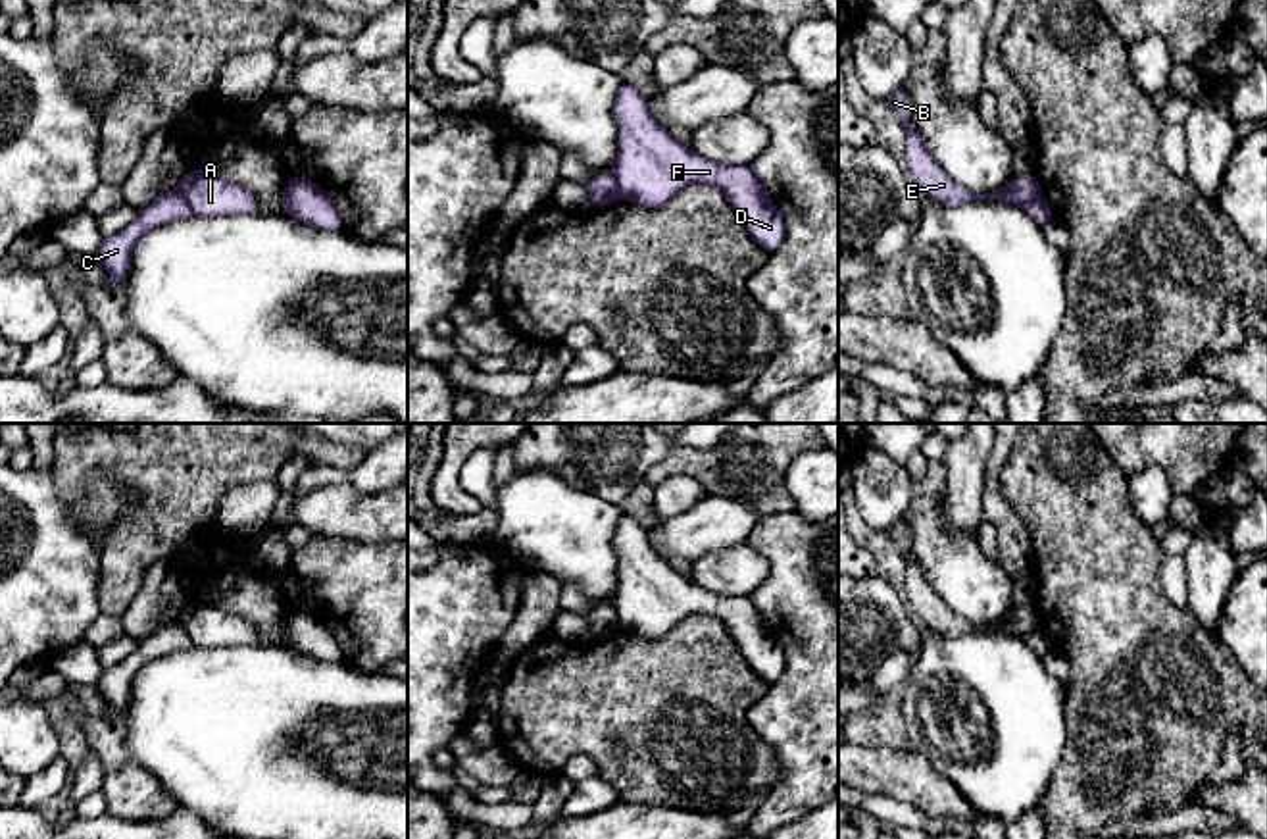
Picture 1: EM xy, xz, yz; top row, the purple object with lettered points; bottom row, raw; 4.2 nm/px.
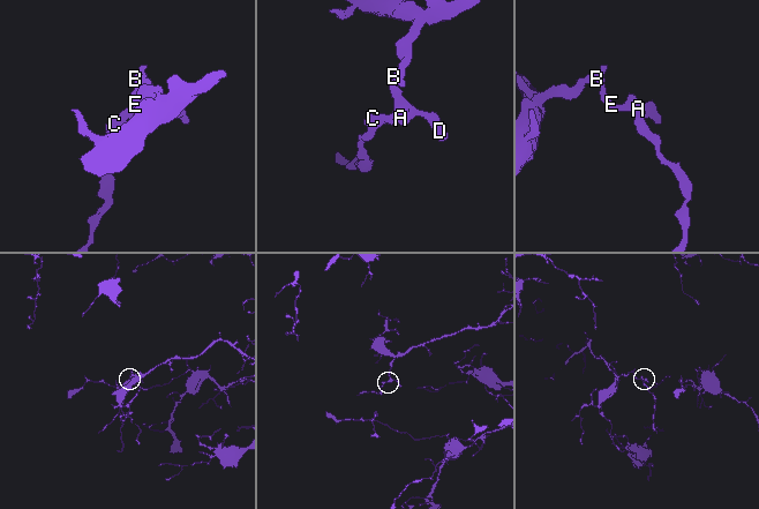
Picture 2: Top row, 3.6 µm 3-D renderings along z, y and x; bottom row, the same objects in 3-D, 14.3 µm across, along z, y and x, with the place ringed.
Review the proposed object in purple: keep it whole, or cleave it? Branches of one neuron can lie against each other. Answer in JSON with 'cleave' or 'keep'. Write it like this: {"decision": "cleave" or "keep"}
{"decision": "cleave"}

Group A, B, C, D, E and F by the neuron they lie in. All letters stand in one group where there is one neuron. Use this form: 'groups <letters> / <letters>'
groups A B D E F / C

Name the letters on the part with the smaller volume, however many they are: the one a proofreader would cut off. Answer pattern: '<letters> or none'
C

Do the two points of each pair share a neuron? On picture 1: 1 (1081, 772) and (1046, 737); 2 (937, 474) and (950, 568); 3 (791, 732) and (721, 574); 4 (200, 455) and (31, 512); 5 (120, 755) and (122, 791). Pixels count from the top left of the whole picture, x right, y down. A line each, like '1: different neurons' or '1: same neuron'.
1: different neurons
2: same neuron
3: different neurons
4: different neurons
5: same neuron

